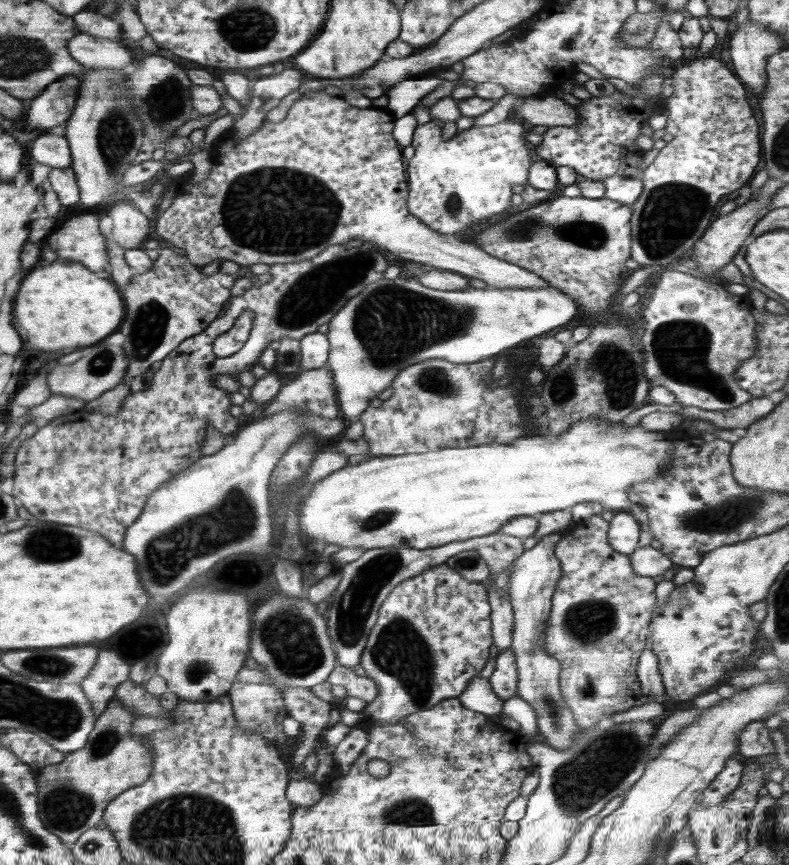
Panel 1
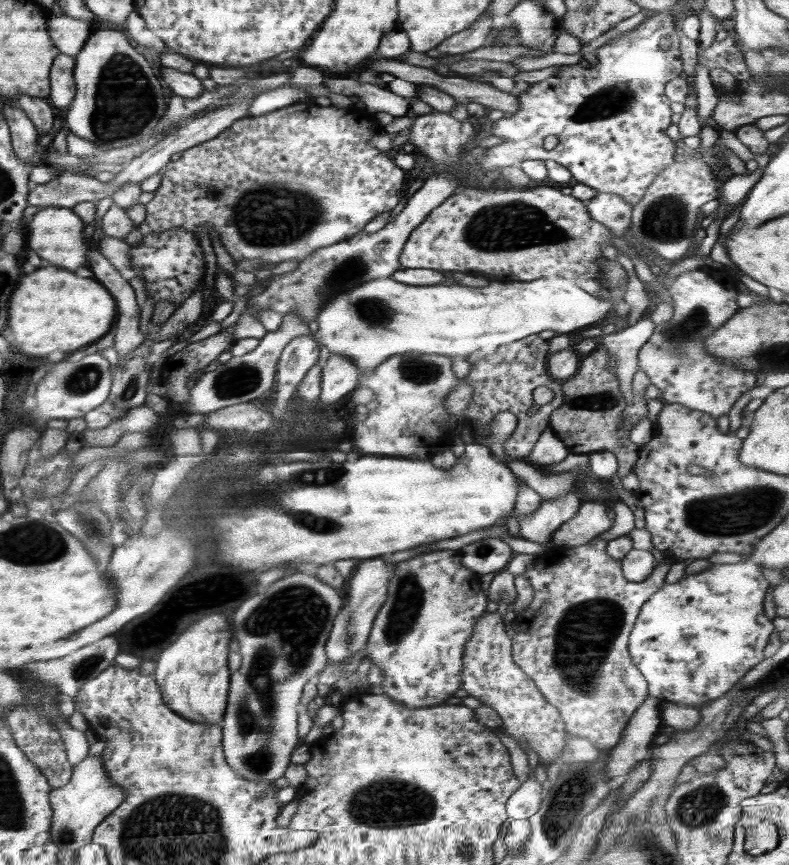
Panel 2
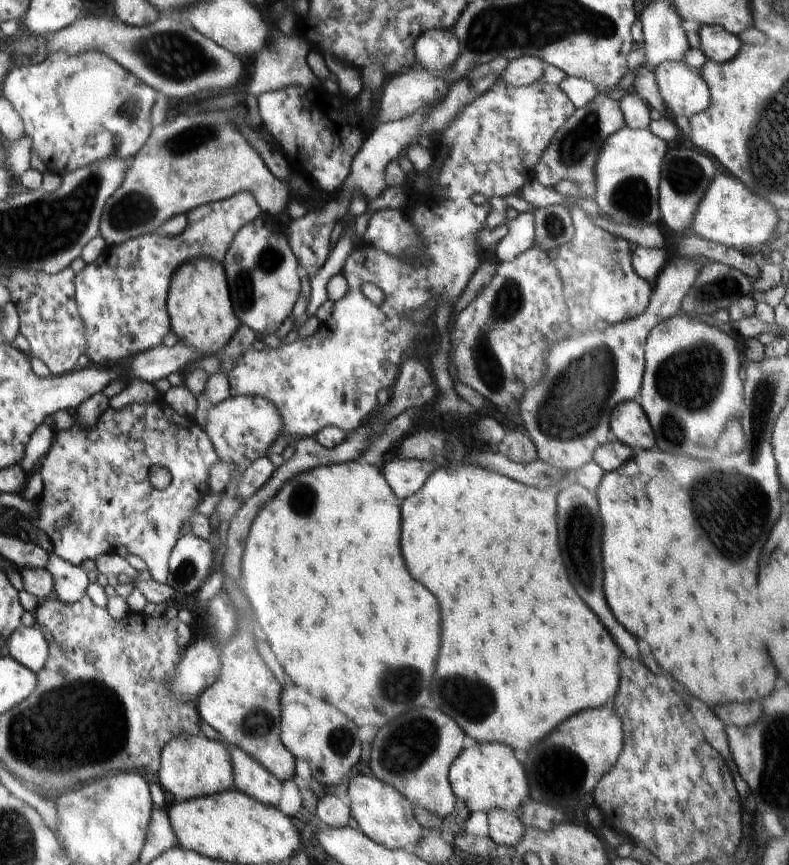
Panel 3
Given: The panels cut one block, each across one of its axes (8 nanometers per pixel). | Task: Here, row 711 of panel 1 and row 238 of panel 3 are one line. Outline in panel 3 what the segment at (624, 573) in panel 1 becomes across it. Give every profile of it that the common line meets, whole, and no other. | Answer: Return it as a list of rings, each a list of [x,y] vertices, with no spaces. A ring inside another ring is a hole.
[[[580,206],[569,207],[569,213],[574,236],[558,248],[558,256],[553,262],[562,280],[572,328],[583,333],[593,330],[599,320],[618,324],[638,318],[650,304],[653,288],[632,268],[631,242],[616,238],[602,219],[592,220]]]

